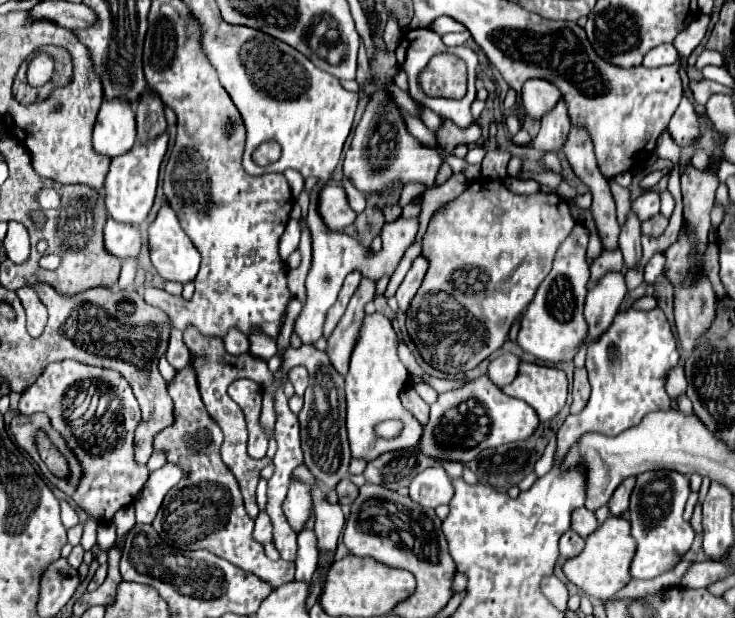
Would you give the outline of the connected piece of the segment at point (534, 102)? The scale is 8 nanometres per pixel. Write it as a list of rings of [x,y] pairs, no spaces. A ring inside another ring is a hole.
[[[532,78],[524,84],[522,90],[522,102],[526,108],[526,114],[534,120],[540,120],[548,110],[552,110],[552,106],[556,106],[556,102],[560,100],[560,90],[540,78]]]

